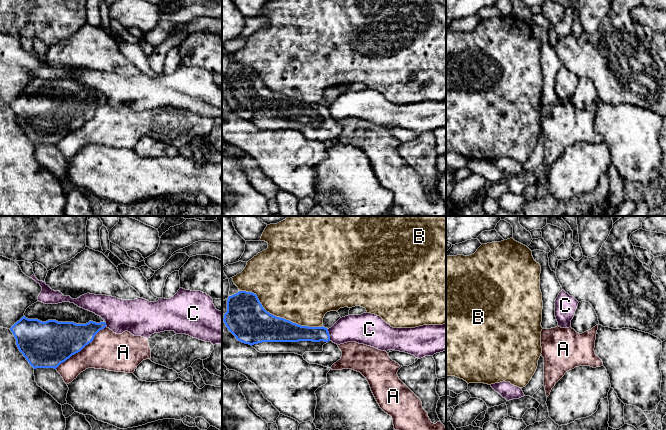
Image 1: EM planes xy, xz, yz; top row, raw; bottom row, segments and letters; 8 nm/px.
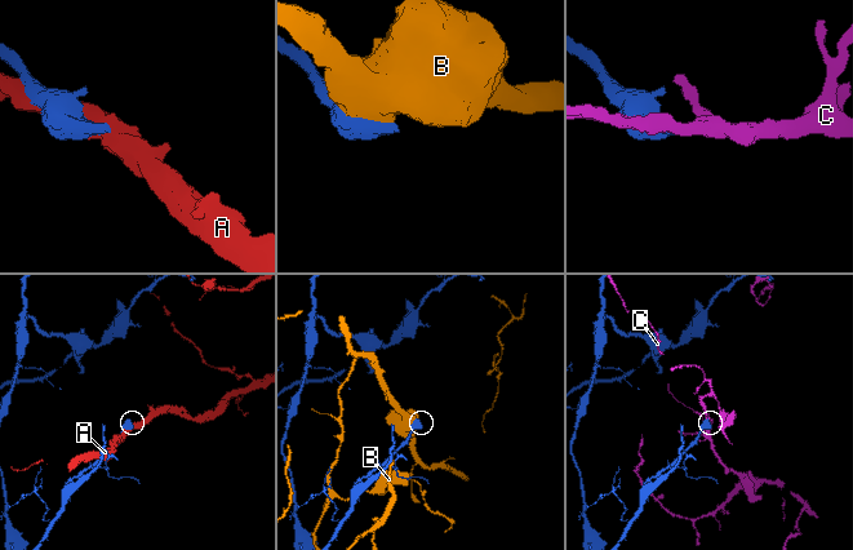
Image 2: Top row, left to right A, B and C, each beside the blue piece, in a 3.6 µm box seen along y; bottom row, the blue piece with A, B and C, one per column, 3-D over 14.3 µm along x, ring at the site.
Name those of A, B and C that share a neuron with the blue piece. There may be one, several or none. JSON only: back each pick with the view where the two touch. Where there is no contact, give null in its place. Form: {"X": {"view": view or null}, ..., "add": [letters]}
{"add": []}

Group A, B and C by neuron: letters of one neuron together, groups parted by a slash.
A / B / C

